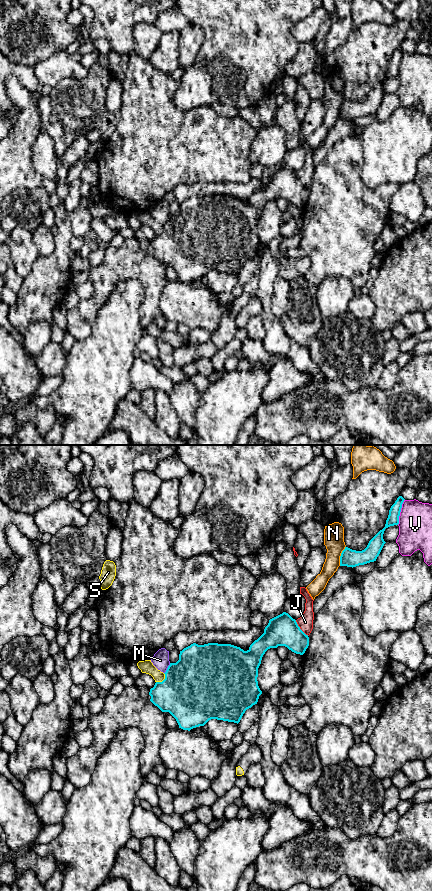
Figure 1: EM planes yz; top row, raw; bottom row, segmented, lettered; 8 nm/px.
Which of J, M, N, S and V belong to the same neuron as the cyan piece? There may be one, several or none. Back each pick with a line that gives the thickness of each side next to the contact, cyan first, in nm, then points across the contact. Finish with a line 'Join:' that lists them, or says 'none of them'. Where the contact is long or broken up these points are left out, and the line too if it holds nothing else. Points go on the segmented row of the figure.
Join: none of them

